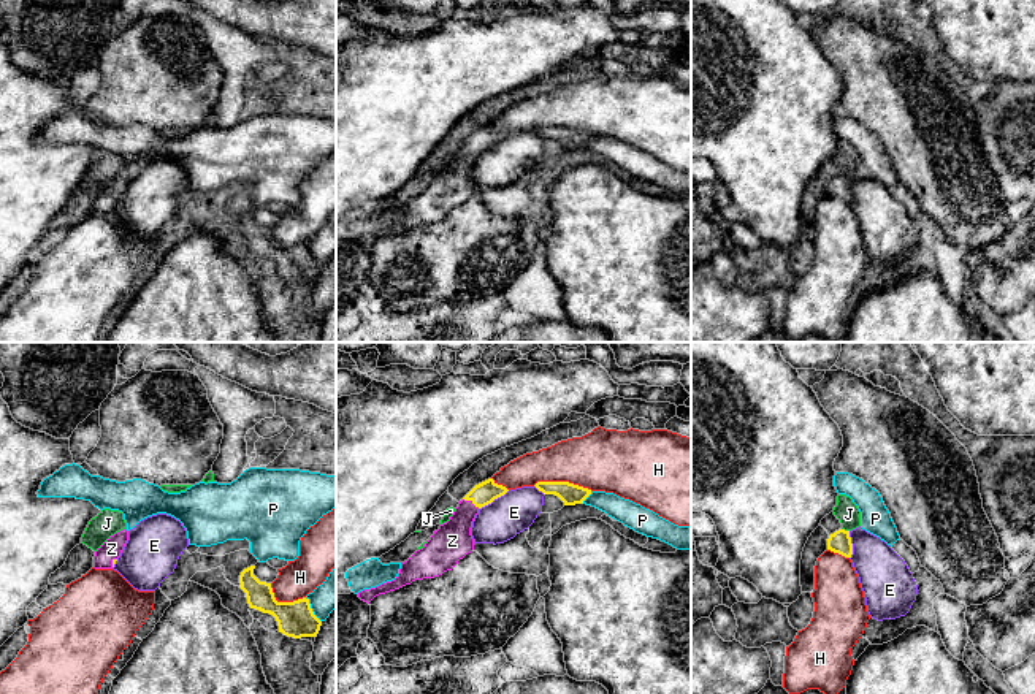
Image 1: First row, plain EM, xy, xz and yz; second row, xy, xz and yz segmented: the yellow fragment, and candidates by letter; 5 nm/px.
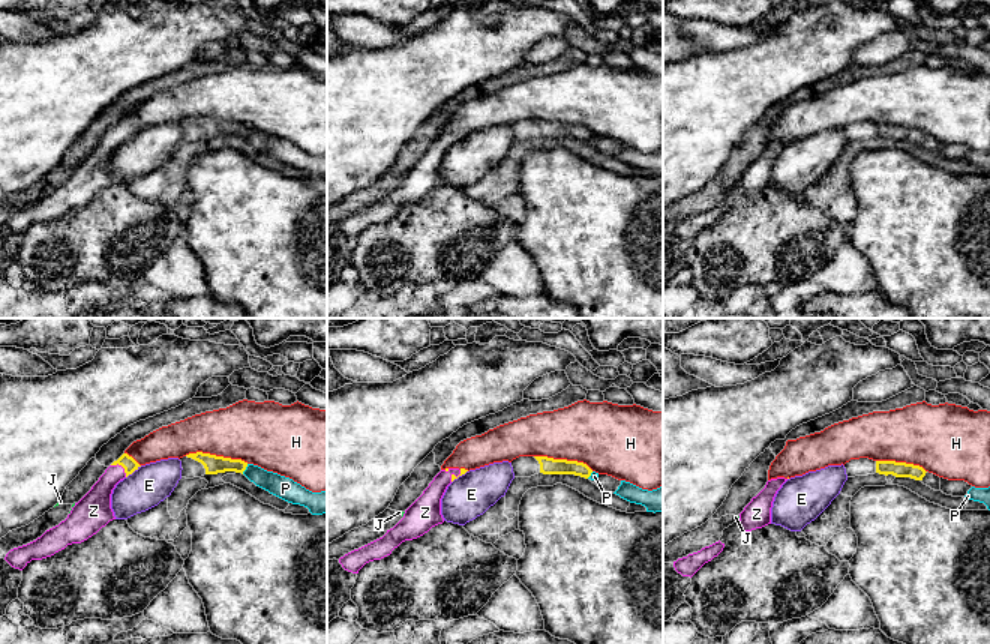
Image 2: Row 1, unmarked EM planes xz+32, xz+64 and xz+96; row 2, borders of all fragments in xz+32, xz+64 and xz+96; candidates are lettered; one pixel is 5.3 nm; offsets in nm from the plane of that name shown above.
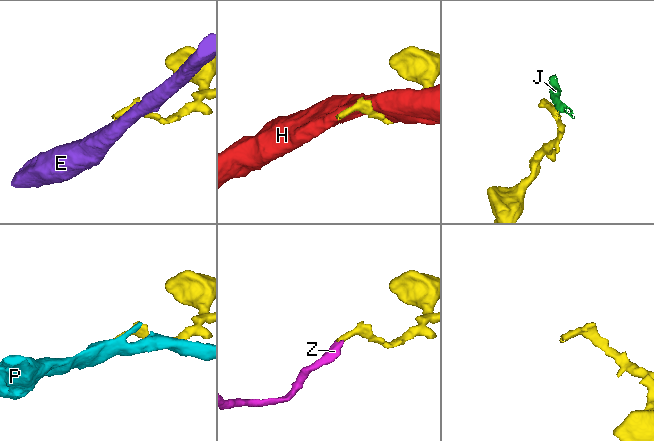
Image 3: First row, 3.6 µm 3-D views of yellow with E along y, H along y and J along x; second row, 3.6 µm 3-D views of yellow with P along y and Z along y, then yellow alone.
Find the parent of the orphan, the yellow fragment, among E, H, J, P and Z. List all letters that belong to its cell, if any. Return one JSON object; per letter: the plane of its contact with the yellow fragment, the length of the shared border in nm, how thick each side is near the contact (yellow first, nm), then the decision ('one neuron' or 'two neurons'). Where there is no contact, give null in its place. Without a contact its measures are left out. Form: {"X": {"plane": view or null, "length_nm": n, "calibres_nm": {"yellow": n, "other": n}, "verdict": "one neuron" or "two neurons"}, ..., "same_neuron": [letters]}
{"E": {"plane": "xz", "length_nm": 190, "calibres_nm": {"yellow": 120, "other": 200}, "verdict": "two neurons"}, "H": {"plane": "xz", "length_nm": 300, "calibres_nm": {"yellow": 110, "other": 320}, "verdict": "two neurons"}, "J": {"plane": "yz", "length_nm": 40, "calibres_nm": {"yellow": 110, "other": 120}, "verdict": "two neurons"}, "P": {"plane": "xz", "length_nm": 80, "calibres_nm": {"yellow": 110, "other": 120}, "verdict": "two neurons"}, "Z": {"plane": "xz", "length_nm": 100, "calibres_nm": {"yellow": 120, "other": 190}, "verdict": "one neuron"}, "same_neuron": ["Z"]}

